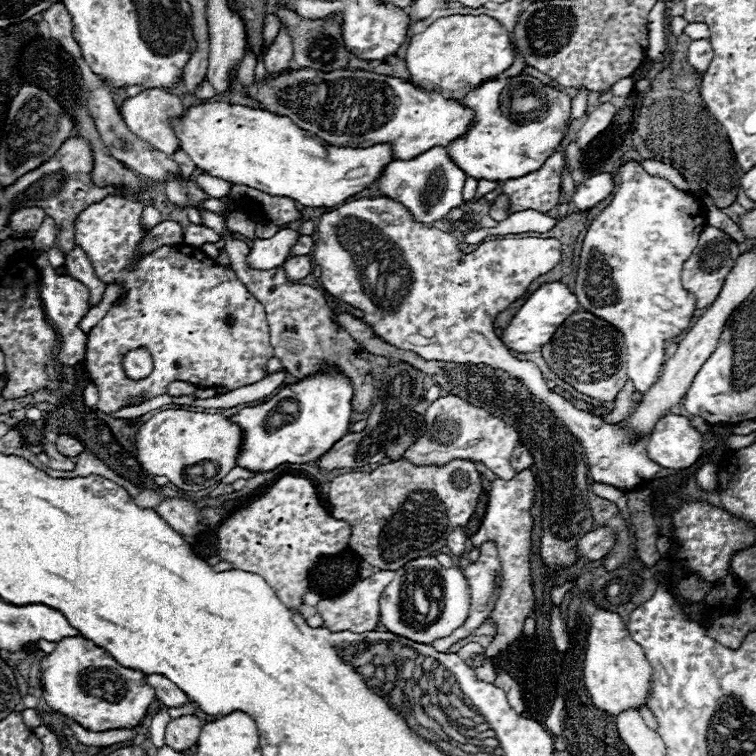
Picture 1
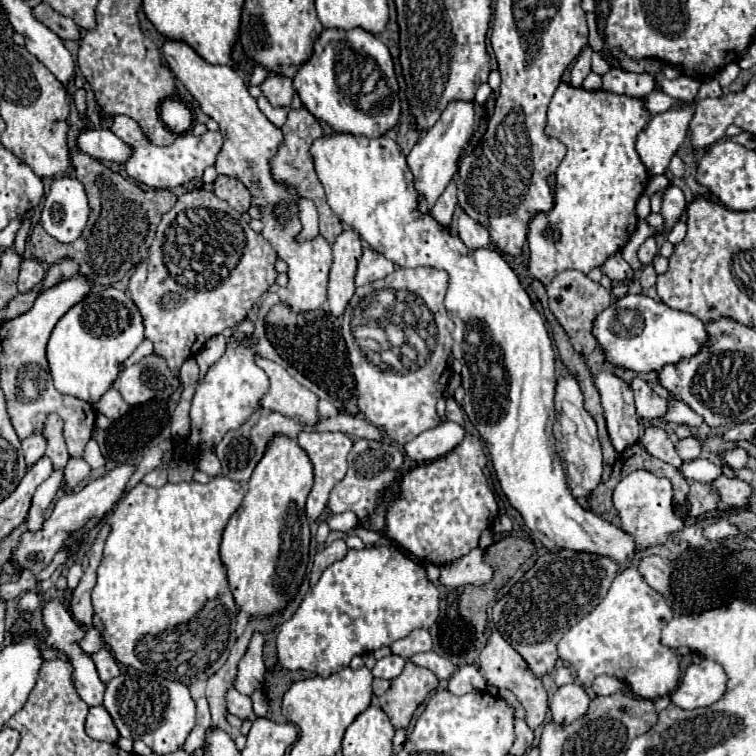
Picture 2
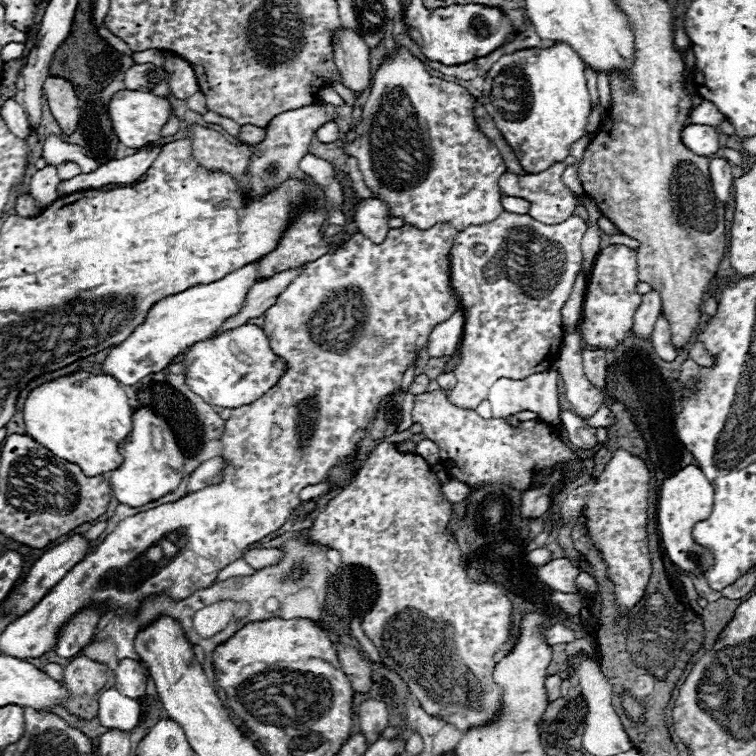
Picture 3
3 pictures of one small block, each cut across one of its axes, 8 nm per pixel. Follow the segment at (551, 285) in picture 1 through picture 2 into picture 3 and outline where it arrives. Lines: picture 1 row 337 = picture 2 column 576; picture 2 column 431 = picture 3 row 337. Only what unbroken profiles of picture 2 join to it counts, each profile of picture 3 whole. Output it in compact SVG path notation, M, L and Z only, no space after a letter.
M244 324L222 332L212 340L194 342L182 356L182 364L186 366L184 378L190 390L194 390L210 406L220 408L238 408L256 402L286 370L284 360L272 352L264 330L256 324Z

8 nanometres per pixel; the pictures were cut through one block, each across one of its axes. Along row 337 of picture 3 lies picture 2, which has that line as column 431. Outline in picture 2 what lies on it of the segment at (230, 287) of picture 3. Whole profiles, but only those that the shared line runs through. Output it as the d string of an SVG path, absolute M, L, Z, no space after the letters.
M452 102L440 116L440 120L416 142L408 154L408 168L414 176L414 190L418 198L418 212L430 212L434 202L440 198L442 190L448 186L456 172L458 156L474 130L474 104L472 102Z

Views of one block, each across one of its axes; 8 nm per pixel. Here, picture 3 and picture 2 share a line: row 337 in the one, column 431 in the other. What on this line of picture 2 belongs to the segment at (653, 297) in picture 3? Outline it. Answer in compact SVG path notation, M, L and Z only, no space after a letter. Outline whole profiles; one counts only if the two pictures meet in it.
M412 630L406 638L394 642L390 646L390 650L402 658L412 658L416 654L422 654L422 652L430 652L432 650L432 638L430 638L430 632L428 630Z

